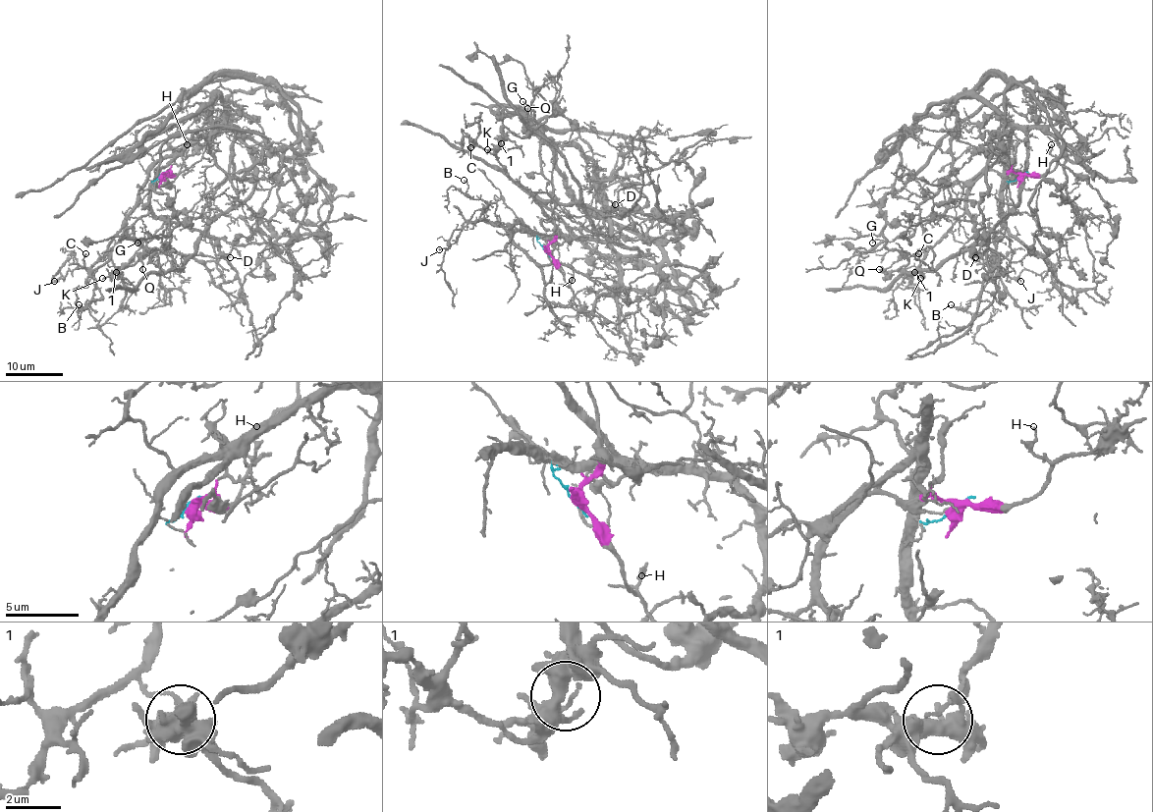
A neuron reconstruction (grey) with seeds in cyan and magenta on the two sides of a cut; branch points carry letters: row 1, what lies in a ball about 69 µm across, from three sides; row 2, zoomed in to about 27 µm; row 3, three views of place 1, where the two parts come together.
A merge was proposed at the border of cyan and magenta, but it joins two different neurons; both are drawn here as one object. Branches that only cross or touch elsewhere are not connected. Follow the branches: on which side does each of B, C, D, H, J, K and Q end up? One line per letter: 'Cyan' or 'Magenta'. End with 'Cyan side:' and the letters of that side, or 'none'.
B: Cyan
C: Cyan
D: Cyan
H: Magenta
J: Cyan
K: Magenta
Q: Magenta
Cyan side: B, C, D, J

